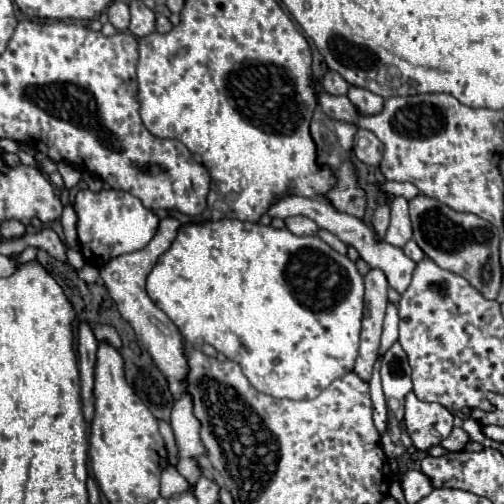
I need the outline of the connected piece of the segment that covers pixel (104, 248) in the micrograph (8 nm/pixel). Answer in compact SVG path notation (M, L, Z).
M89 189L79 191L75 199L75 209L79 215L77 233L79 233L81 253L85 261L89 261L89 265L93 267L101 267L109 259L119 257L123 253L143 249L151 241L159 225L159 217L149 209L145 209L141 201L137 201L137 197L115 189L109 191L103 189L99 193L93 193Z

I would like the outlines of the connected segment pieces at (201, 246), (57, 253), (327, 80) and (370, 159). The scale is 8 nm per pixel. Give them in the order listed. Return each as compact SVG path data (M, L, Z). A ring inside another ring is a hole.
M221 219L221 221L207 221L203 225L187 225L179 231L175 237L173 245L169 251L165 251L159 261L155 263L153 271L147 277L147 295L151 301L165 311L165 315L181 329L181 335L185 337L187 343L201 347L203 343L213 345L219 353L223 353L227 359L235 361L241 365L245 377L249 383L271 397L287 397L287 399L313 399L317 397L323 389L327 389L335 379L343 377L353 369L353 363L357 359L357 349L359 349L361 319L363 319L363 277L361 277L355 263L347 257L331 249L325 241L321 241L317 235L309 237L297 237L287 229L273 229L271 225L259 225L259 223L249 223L249 221L239 221L239 219Z
M43 227L41 231L29 235L29 239L31 239L31 245L35 245L39 249L45 249L51 257L55 257L59 261L67 261L67 257L65 257L65 243L59 239L55 229Z
M327 71L323 77L323 89L331 95L345 95L349 89L349 83L337 71Z
M359 129L355 135L353 153L357 159L361 159L367 165L379 165L379 161L383 157L383 145L371 131Z

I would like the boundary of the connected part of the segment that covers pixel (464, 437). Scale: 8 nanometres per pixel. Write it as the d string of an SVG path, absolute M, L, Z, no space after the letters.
M453 429L453 433L441 443L445 449L449 449L449 451L461 451L465 445L469 443L469 435L463 431L463 429Z

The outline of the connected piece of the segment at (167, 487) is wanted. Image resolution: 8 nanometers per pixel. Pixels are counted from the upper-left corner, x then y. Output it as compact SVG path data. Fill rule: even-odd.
M173 465L165 467L165 471L161 473L161 497L169 499L171 495L183 493L185 489L189 489L189 483L181 477L181 473L177 473Z

